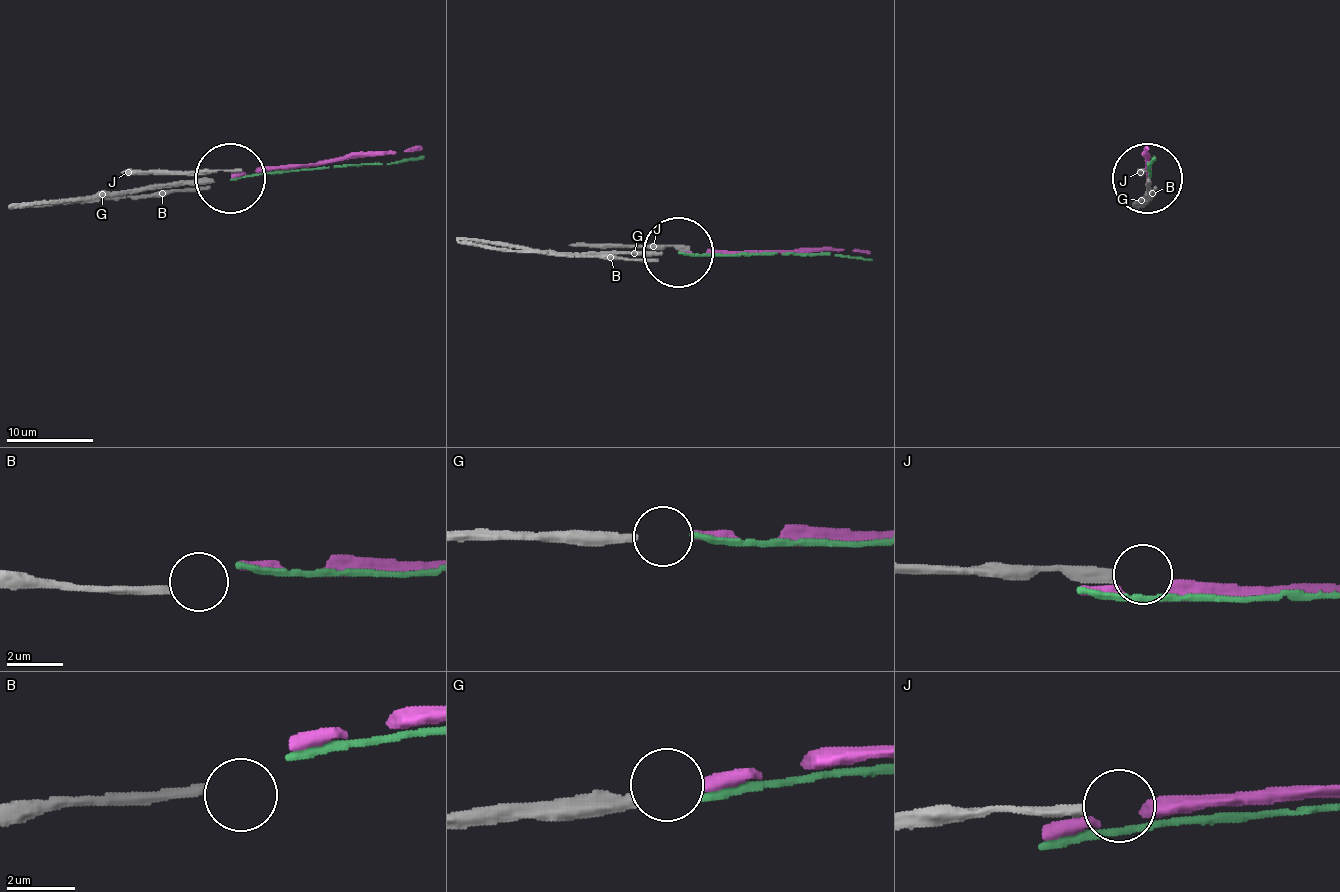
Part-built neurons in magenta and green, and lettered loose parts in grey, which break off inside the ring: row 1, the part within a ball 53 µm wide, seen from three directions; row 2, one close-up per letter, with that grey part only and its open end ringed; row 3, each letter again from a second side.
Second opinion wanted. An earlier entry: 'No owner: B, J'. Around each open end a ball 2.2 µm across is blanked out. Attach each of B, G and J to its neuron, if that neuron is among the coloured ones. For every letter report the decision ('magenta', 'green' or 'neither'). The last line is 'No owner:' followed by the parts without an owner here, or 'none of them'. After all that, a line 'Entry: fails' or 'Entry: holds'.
B: neither
G: magenta
J: neither
No owner: B, J
Entry: holds

